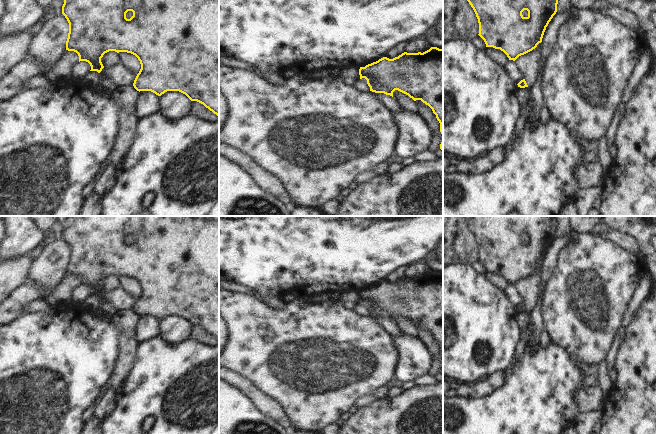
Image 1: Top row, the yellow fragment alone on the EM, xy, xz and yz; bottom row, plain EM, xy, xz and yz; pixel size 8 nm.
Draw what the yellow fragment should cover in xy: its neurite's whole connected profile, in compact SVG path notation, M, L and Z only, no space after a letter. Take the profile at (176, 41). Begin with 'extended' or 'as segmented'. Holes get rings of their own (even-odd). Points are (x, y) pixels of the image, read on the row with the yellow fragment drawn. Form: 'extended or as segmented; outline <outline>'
as segmented; outline M64 0L62 14L69 23L66 50L74 51L80 61L90 64L90 71L100 73L104 68L101 58L109 51L127 52L135 55L141 64L133 86L137 91L151 91L161 96L167 91L179 91L191 101L197 101L219 117L219 0Z

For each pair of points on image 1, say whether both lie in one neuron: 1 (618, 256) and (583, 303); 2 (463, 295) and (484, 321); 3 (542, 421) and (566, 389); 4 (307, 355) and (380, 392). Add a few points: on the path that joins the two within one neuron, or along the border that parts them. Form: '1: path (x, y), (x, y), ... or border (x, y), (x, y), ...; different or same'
1: path (606, 268), (593, 281), (588, 291); same
2: path (464, 301), (478, 315); same
3: path (542, 413), (558, 397); same
4: border (385, 384), (382, 384), (372, 393); different

